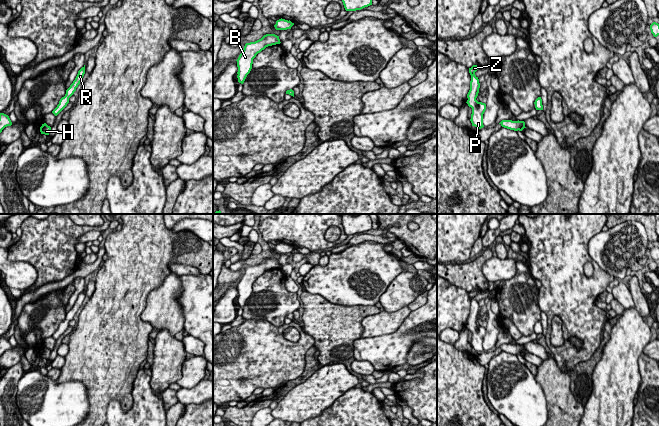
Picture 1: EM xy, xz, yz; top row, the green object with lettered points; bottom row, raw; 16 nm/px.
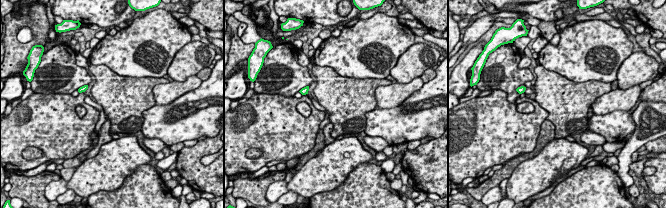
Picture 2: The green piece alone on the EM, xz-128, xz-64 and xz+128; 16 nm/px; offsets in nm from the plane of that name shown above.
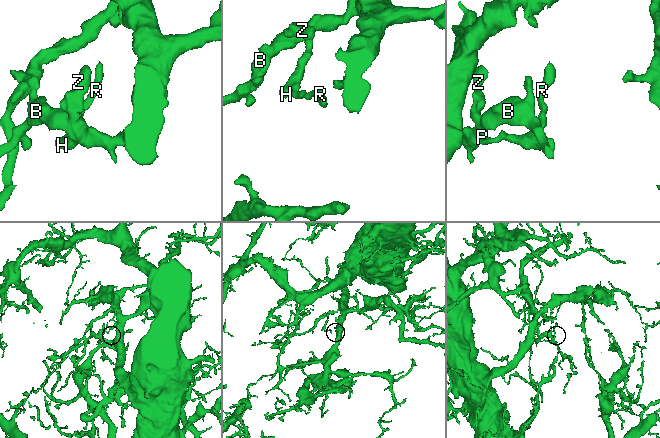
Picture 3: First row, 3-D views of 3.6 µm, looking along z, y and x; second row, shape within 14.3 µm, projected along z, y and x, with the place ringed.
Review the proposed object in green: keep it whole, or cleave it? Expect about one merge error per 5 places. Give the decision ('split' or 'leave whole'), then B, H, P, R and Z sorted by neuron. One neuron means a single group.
leave whole; groups B H P R Z

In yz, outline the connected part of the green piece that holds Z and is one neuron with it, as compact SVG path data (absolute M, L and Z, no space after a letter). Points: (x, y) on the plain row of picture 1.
M473 289L471 292L469 292L469 297L471 299L471 305L470 305L470 314L467 318L467 328L469 331L472 332L472 338L471 338L471 347L472 350L477 351L478 353L481 353L484 351L483 349L483 338L486 334L486 328L482 326L478 326L476 324L480 307L478 301L475 299L475 296L479 293L477 289Z

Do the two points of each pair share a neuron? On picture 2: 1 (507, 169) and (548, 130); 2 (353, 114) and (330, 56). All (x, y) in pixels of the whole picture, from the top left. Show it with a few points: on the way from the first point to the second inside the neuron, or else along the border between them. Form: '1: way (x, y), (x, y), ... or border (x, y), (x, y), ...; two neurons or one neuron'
1: way (519, 159), (532, 154), (541, 142); one neuron
2: border (314, 63), (330, 66), (340, 75), (359, 78); two neurons

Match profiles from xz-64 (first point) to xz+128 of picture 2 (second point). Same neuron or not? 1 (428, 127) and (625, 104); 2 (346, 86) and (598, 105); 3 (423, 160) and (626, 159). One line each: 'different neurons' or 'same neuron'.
1: different neurons
2: different neurons
3: different neurons

